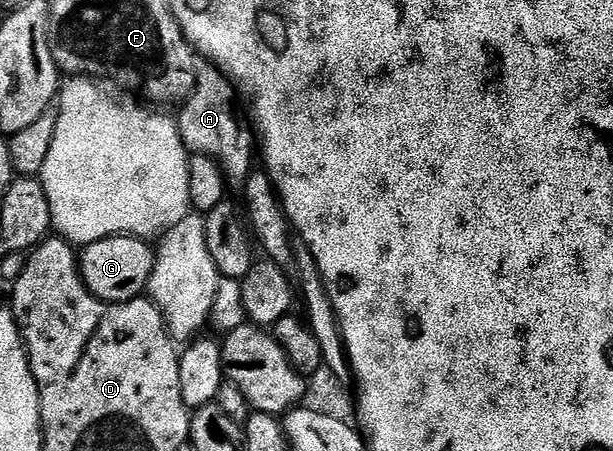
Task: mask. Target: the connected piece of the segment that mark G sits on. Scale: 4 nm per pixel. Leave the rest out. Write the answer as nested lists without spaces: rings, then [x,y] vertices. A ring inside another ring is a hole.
[[[107,236],[83,245],[78,252],[78,263],[88,293],[107,304],[125,304],[143,297],[156,264],[153,245],[148,244],[151,243],[139,236]]]

